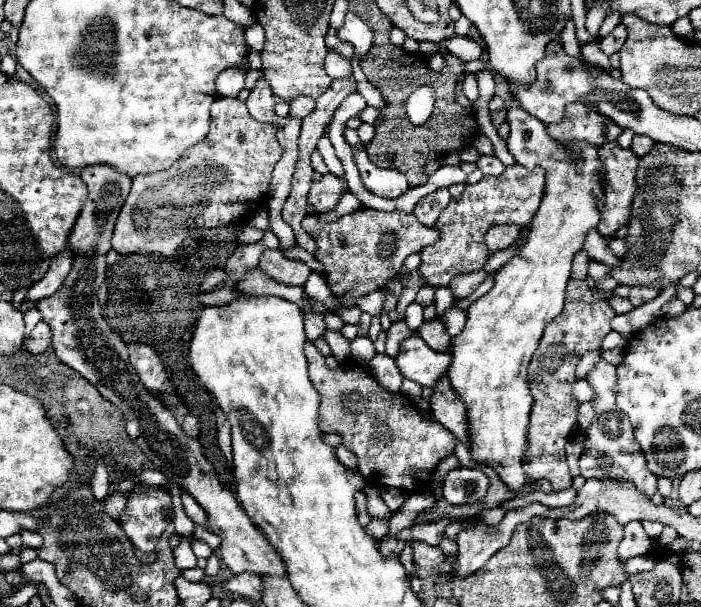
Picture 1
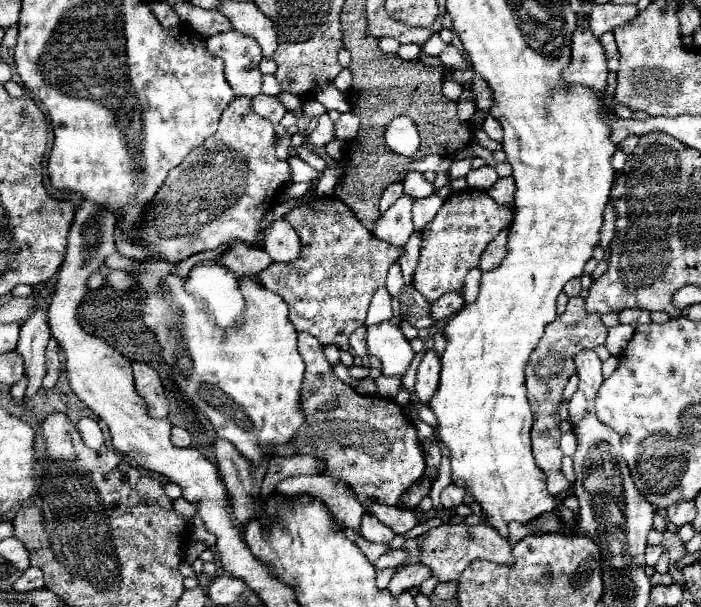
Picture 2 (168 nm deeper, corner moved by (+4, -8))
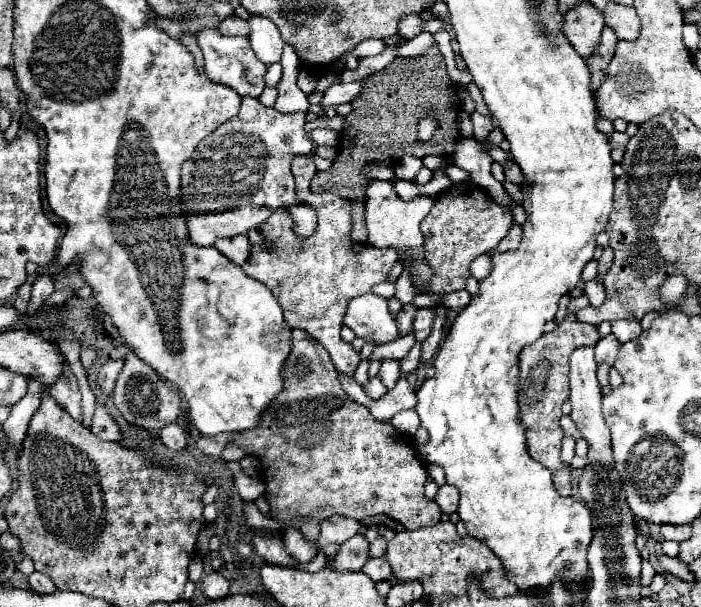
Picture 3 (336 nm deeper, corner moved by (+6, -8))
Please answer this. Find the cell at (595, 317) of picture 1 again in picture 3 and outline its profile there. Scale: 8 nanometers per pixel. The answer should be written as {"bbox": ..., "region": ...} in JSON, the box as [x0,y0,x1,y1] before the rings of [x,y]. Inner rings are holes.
{"bbox":[519,294,599,496],"region":[[[585,294],[573,298],[567,306],[567,316],[563,322],[549,334],[543,334],[537,342],[527,346],[521,352],[521,376],[519,376],[519,412],[521,420],[527,426],[527,452],[533,460],[541,462],[551,470],[553,484],[561,496],[569,496],[571,486],[571,468],[561,462],[561,436],[559,426],[561,404],[569,396],[569,356],[579,346],[595,346],[599,342],[599,332],[595,324],[583,324],[575,320],[575,312],[589,306]]]}

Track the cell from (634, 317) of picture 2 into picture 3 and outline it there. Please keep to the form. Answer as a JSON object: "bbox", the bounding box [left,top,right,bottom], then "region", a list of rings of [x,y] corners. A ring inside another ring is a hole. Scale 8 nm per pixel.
{"bbox":[613,320,643,344],"region":[[[615,320],[613,322],[613,334],[617,336],[617,340],[621,344],[637,338],[641,332],[643,330],[641,330],[641,324],[637,320]]]}

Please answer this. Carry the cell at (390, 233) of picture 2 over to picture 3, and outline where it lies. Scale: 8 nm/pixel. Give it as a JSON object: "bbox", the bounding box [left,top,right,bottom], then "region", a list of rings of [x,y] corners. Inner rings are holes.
{"bbox":[393,178,429,200],"region":[[[393,178],[395,186],[397,186],[397,194],[403,198],[403,200],[411,200],[415,198],[417,194],[429,194],[429,186],[419,186],[419,184],[413,184],[413,182],[405,182],[405,180],[399,180],[399,178]]]}

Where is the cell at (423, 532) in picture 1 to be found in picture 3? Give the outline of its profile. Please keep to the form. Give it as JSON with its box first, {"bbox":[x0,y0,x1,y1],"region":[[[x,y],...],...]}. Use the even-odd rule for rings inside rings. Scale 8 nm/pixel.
{"bbox":[363,558,391,582],"region":[[[371,558],[365,566],[363,566],[363,572],[373,580],[373,582],[381,582],[381,580],[387,580],[391,576],[391,568],[389,568],[389,562],[385,558]]]}

